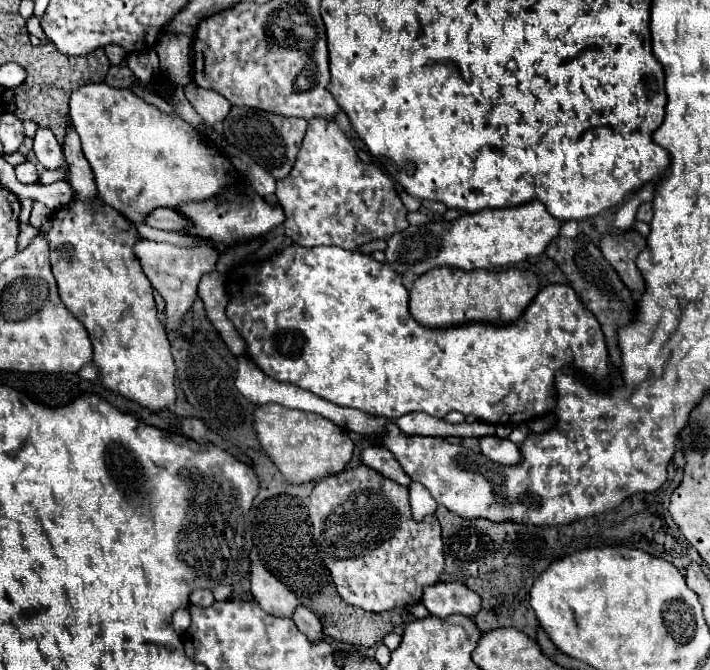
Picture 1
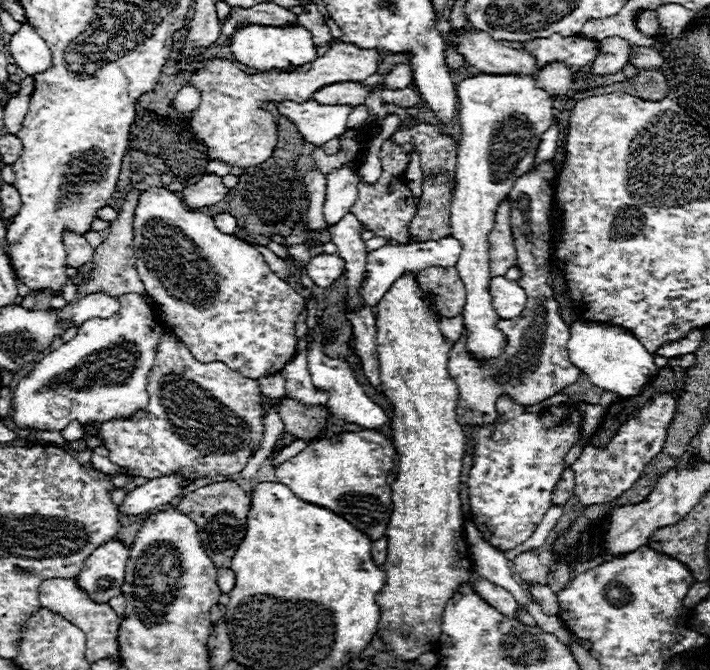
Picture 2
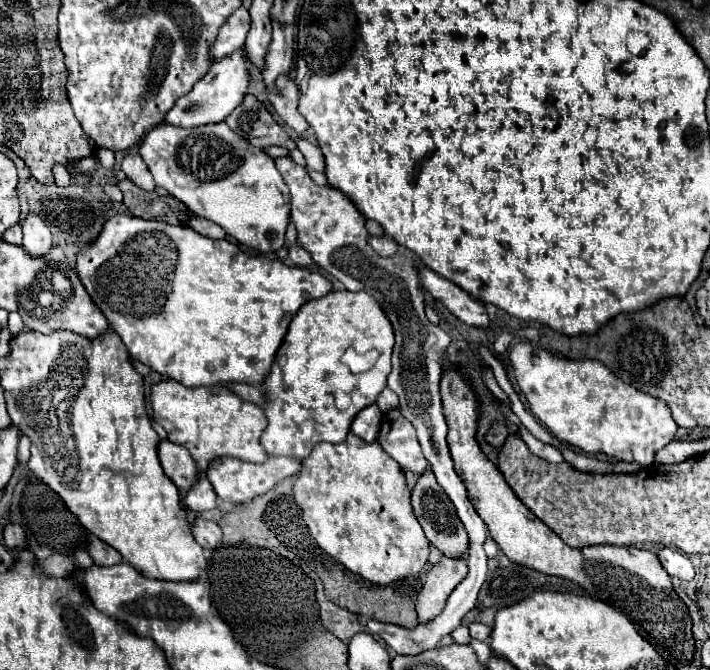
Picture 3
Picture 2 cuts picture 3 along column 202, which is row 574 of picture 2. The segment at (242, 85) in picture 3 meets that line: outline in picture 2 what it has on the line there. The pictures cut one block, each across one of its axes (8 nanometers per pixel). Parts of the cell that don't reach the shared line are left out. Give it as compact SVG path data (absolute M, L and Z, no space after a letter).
M118 540L102 544L84 560L80 576L74 578L76 584L86 590L94 602L100 604L122 594L128 552L130 548Z

